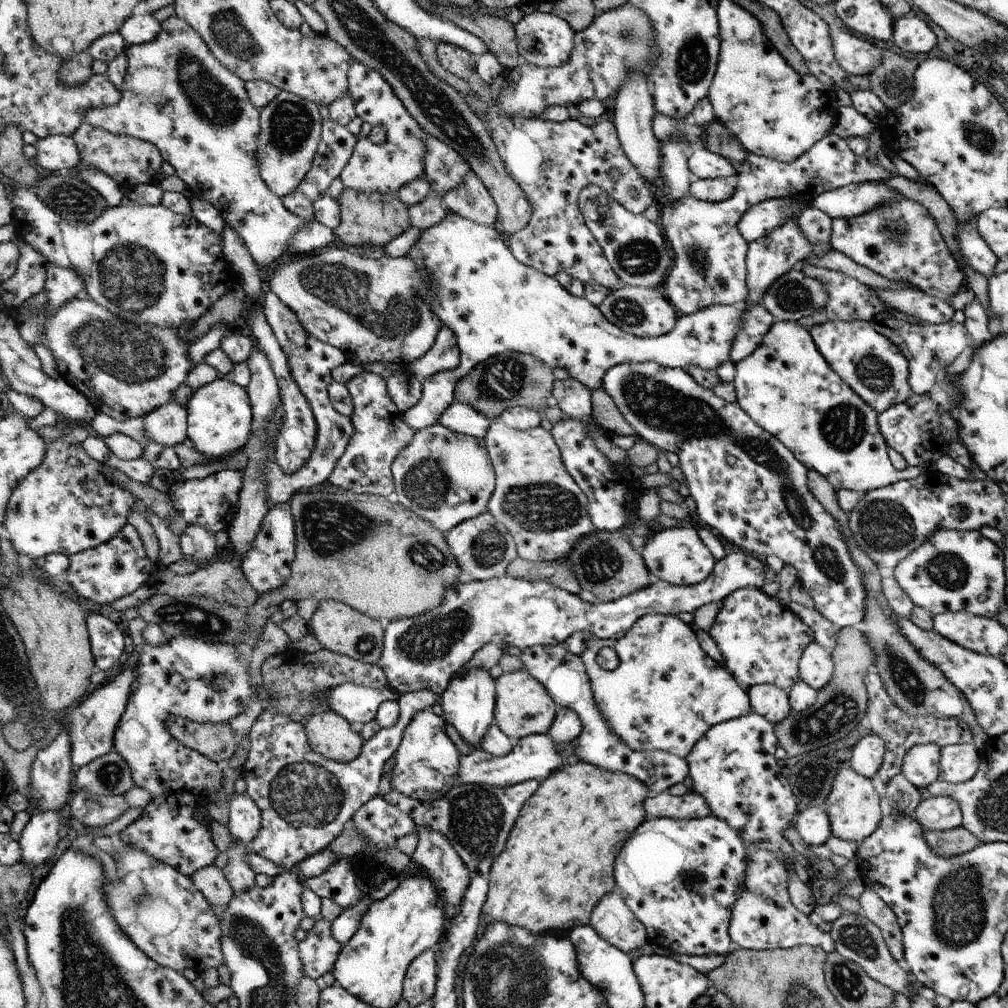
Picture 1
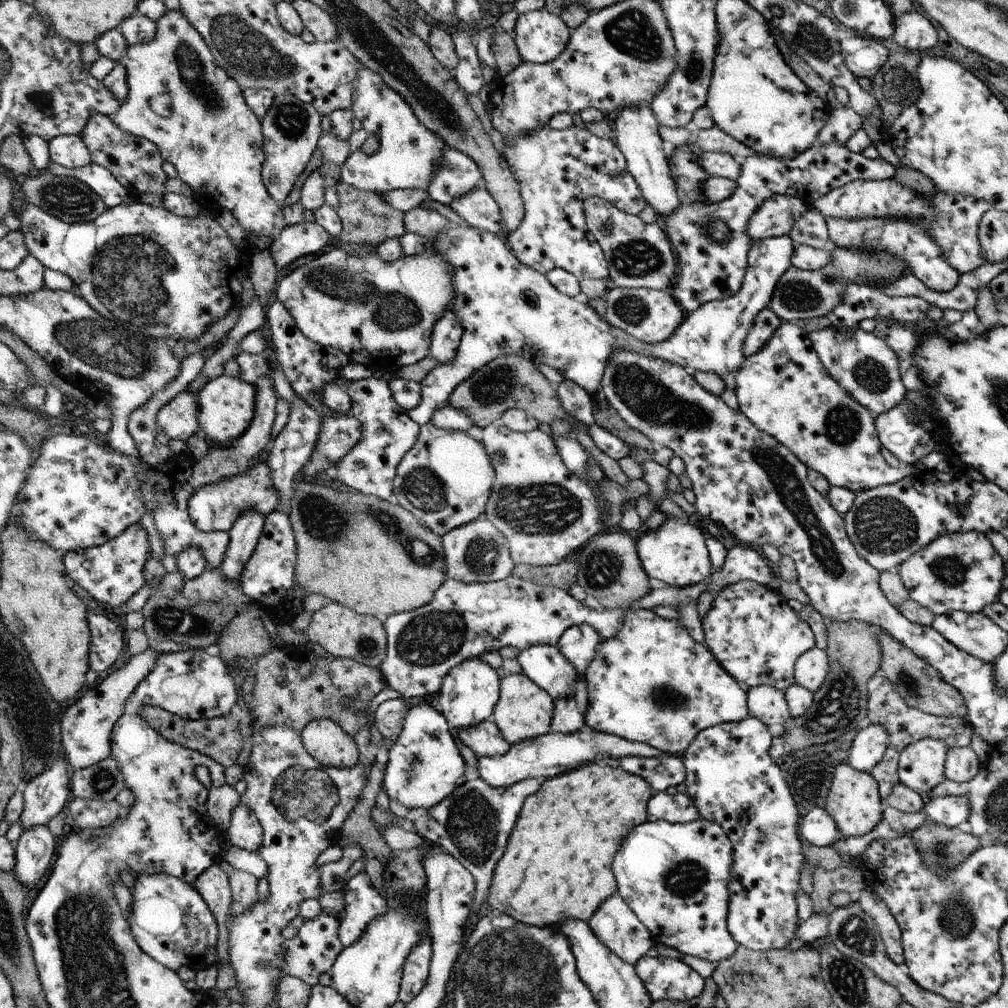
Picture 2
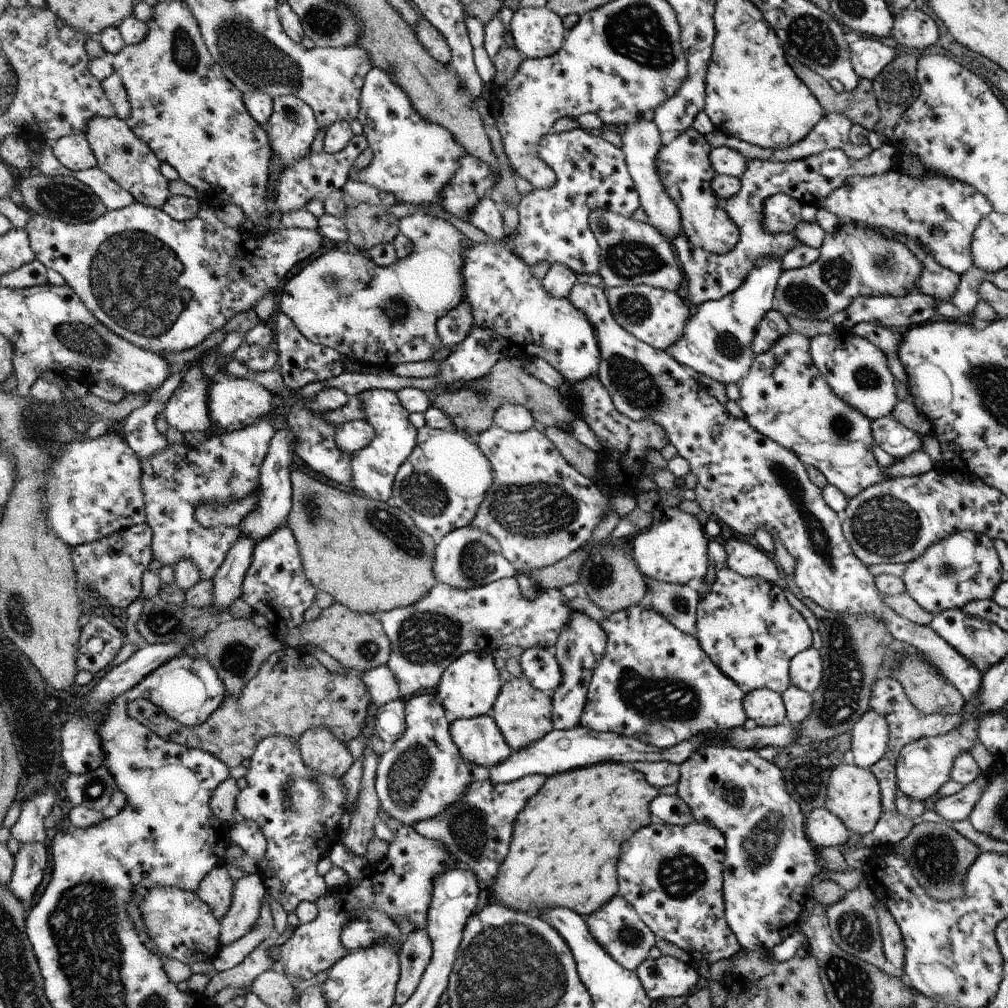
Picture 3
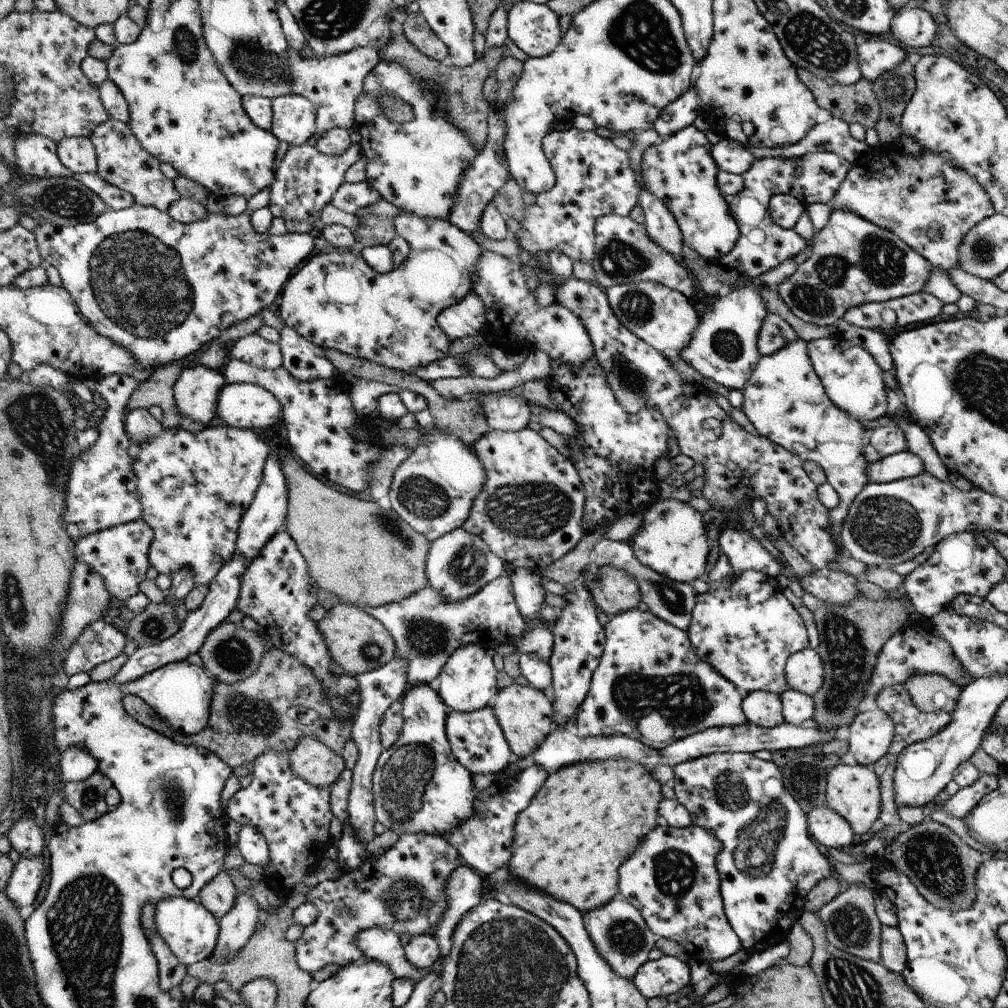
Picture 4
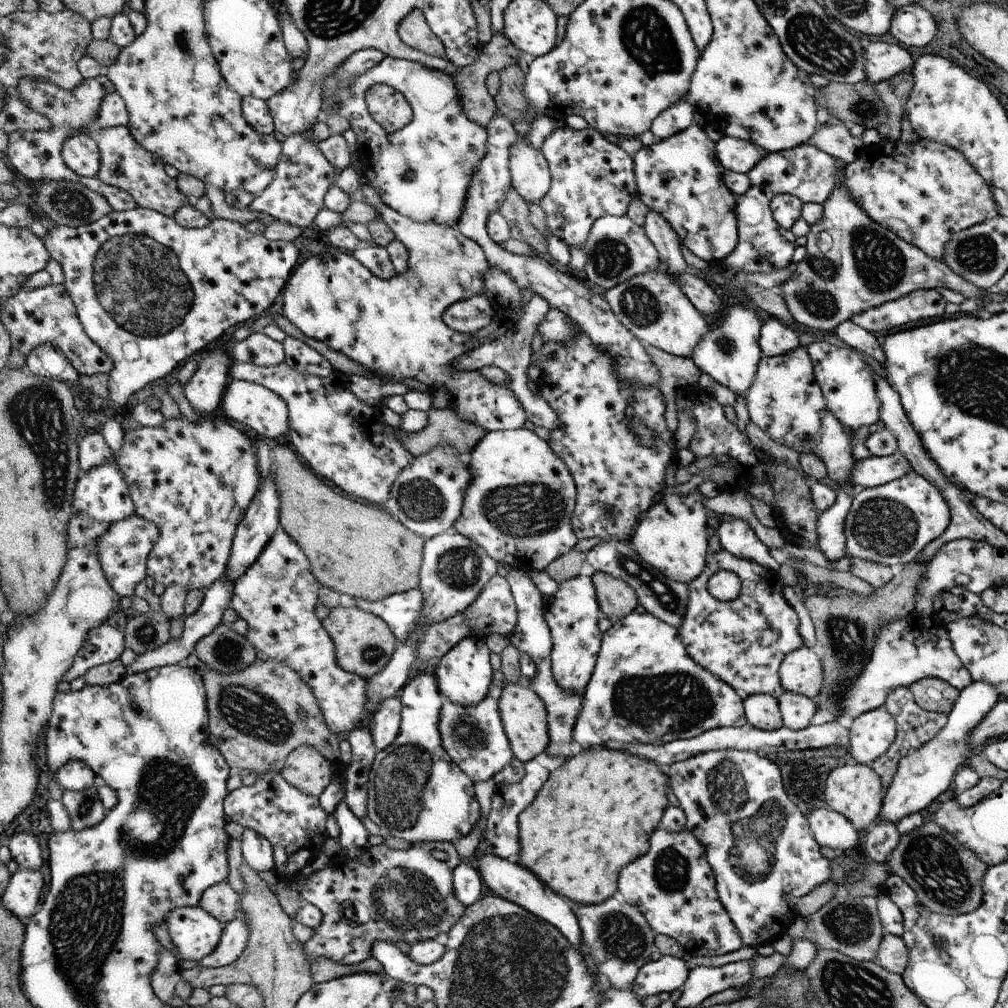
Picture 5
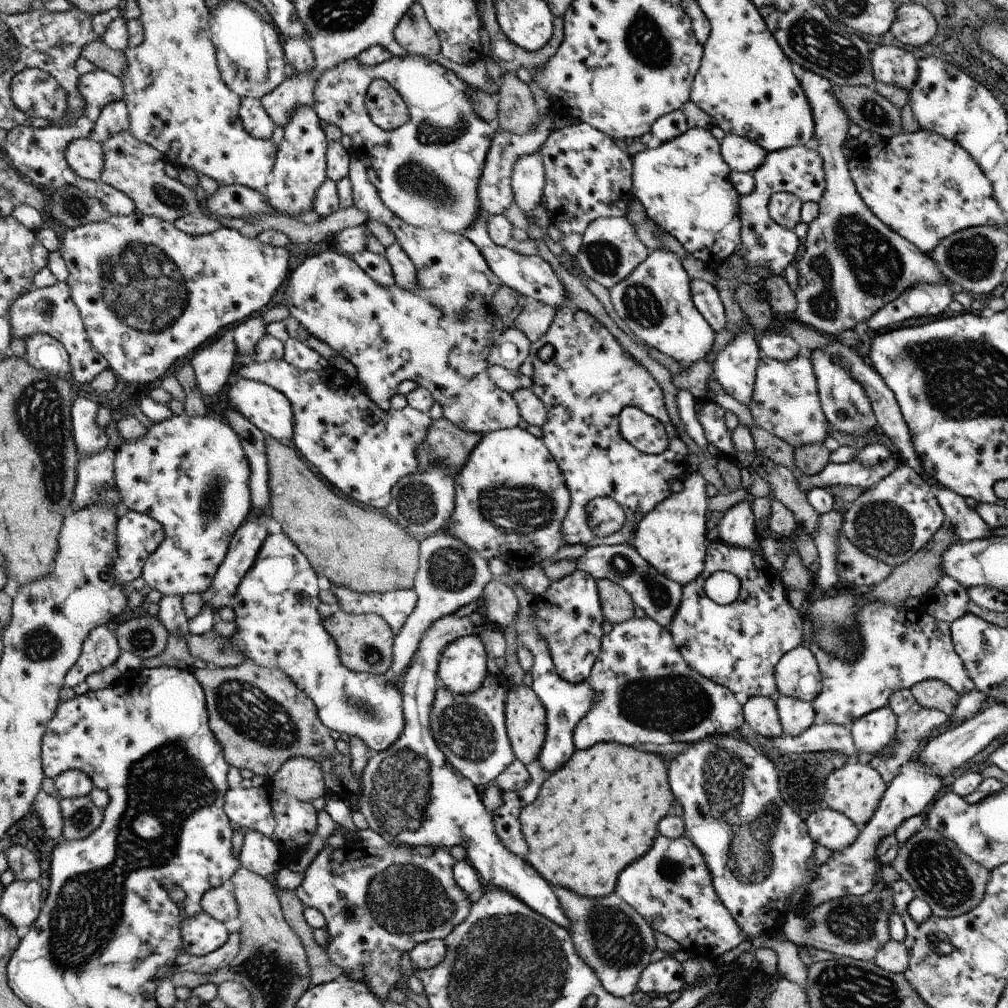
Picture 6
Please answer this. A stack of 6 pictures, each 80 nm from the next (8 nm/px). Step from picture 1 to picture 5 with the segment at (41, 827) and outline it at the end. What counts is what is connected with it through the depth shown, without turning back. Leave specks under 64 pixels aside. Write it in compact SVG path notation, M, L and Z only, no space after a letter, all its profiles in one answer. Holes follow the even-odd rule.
M19 869L13 875L2 901L14 915L28 923L39 913L36 910L38 910L38 904L42 902L44 886L46 882L40 871Z

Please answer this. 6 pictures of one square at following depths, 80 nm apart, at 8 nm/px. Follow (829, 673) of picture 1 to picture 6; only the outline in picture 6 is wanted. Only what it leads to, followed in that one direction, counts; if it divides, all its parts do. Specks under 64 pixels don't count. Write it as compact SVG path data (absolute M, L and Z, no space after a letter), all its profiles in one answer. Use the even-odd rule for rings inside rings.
M804 645L784 654L776 663L774 674L781 696L813 701L823 689L817 657Z

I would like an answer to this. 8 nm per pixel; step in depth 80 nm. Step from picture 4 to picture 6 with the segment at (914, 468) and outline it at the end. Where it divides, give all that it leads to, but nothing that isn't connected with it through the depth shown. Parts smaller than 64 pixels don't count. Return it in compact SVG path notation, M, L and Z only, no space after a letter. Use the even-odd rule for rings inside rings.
M892 456L886 462L875 467L867 467L856 461L851 463L829 462L819 473L810 477L795 476L795 479L802 489L808 488L808 490L814 487L826 489L837 484L852 484L866 488L866 486L876 484L899 464L900 461L895 460Z

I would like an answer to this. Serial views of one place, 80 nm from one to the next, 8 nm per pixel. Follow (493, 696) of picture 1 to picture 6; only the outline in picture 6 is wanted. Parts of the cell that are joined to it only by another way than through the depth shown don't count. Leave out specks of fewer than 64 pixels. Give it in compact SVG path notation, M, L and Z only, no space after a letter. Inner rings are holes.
M479 635L463 636L445 648L440 656L439 684L453 693L477 691L488 675L488 651Z

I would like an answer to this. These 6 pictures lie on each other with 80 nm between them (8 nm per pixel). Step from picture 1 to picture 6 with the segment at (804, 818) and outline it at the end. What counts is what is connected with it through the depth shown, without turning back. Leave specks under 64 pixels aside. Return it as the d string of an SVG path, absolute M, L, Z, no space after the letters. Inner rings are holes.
M826 806L811 812L806 822L809 824L813 841L832 851L846 848L857 839L859 833L856 824L850 818Z

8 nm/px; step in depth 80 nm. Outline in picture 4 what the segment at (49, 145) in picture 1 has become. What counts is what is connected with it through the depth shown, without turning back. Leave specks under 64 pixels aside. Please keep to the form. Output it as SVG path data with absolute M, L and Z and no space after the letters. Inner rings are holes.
M90 137L62 139L58 143L58 158L70 175L97 172L97 149Z

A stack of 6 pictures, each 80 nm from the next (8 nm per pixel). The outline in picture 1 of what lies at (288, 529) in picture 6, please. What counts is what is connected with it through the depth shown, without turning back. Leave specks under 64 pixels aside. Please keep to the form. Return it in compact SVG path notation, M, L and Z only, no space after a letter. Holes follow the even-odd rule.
M295 492L289 500L292 508L292 513L296 522L297 533L297 558L296 562L292 564L292 574L290 578L285 582L282 588L273 588L266 595L260 595L256 602L247 609L247 626L245 630L245 637L241 640L241 644L234 644L236 650L238 646L250 646L255 645L263 635L263 626L269 621L270 611L277 608L278 605L285 599L293 599L299 602L305 598L314 598L320 600L332 600L344 604L350 605L350 608L356 609L362 614L373 617L381 622L390 622L394 619L405 619L416 615L421 615L430 609L436 608L444 599L445 592L448 588L454 587L460 583L461 566L458 564L458 560L453 555L451 548L449 547L448 540L445 534L437 529L430 521L424 520L421 516L418 516L415 512L407 509L405 505L400 503L388 502L386 497L380 495L371 494L358 494L354 492L344 492L344 494L330 493L330 492Z

